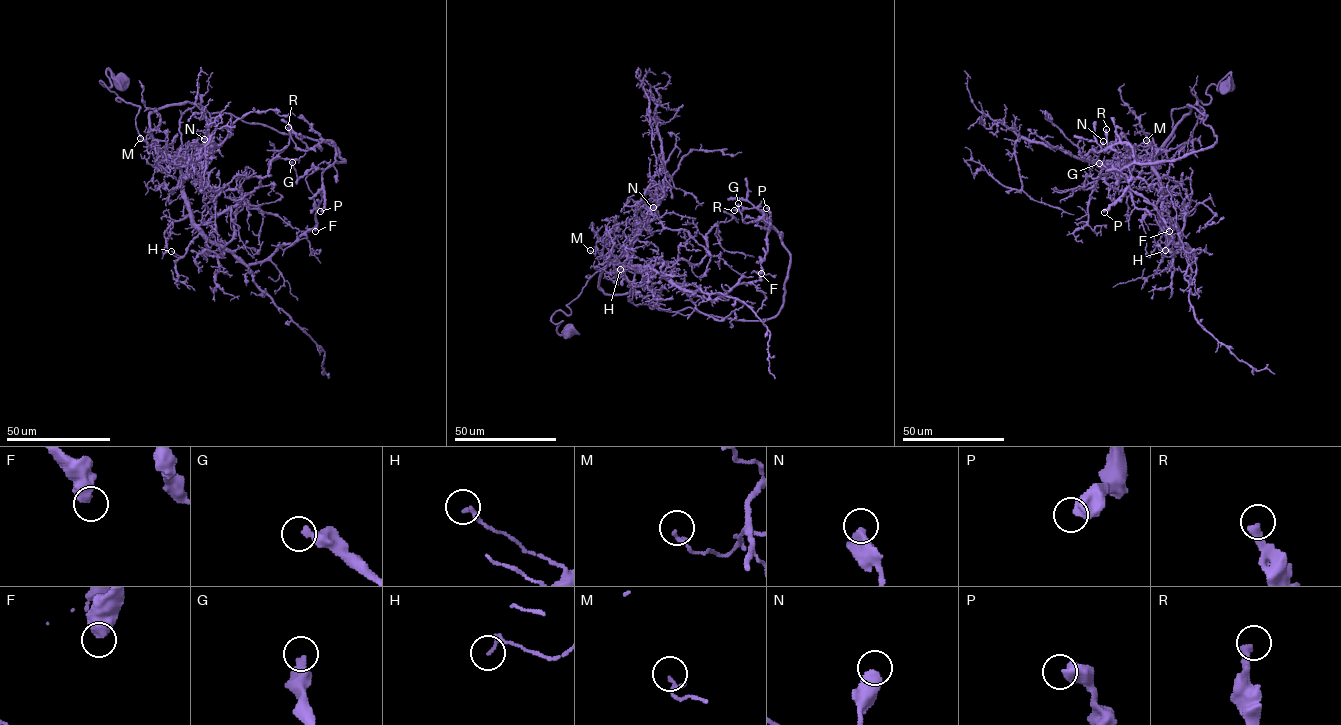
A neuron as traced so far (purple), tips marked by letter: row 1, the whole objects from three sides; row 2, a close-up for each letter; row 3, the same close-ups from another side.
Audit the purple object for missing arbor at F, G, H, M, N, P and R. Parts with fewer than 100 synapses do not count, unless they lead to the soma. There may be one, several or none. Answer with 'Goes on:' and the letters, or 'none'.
Goes on: none

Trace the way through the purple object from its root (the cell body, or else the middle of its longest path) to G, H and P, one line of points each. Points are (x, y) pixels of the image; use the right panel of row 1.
G: (1226, 86), (1174, 109), (1159, 153), (1188, 105), (1208, 148), (1118, 178), (1099, 163)
H: (1226, 86), (1230, 73), (1219, 90), (1208, 87), (1208, 104), (1173, 110), (1174, 137), (1152, 162), (1165, 250)
P: (1226, 86), (1230, 73), (1208, 104), (1174, 109), (1159, 153), (1188, 105), (1216, 141), (1125, 166), (1104, 212)

